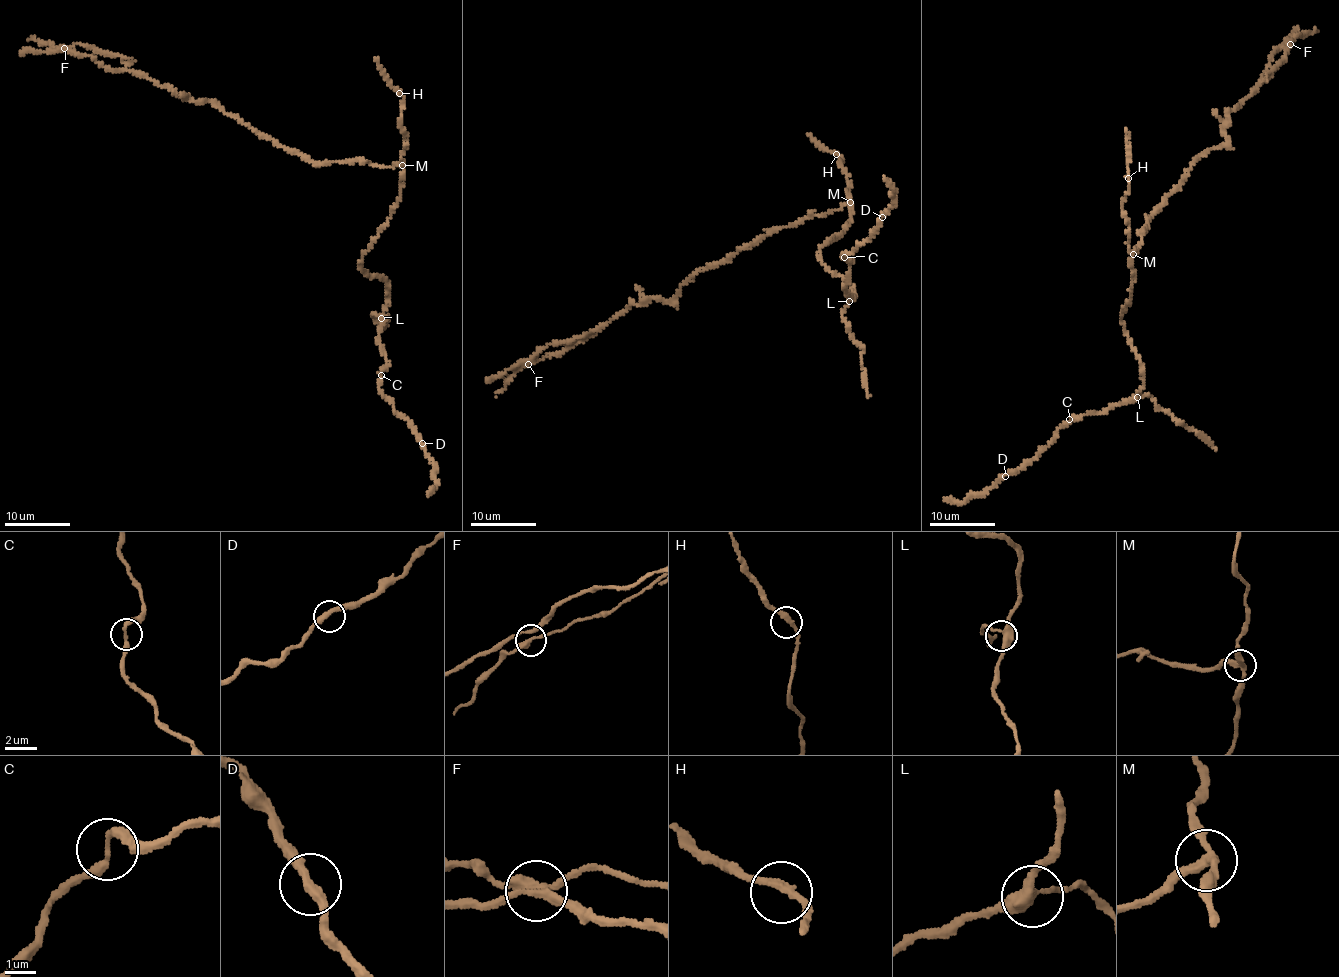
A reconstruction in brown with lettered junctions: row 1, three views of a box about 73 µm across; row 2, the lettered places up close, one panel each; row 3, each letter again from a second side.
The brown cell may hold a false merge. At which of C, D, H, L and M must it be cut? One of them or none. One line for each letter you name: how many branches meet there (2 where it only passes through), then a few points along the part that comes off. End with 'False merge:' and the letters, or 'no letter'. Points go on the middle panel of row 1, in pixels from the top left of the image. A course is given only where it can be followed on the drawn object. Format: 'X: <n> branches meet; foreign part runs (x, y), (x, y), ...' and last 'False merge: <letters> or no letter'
M: 3 branches meet; foreign part runs (850, 202), (774, 229), (699, 271), (673, 300), (649, 298), (593, 331), (546, 345), (497, 396)
False merge: M

